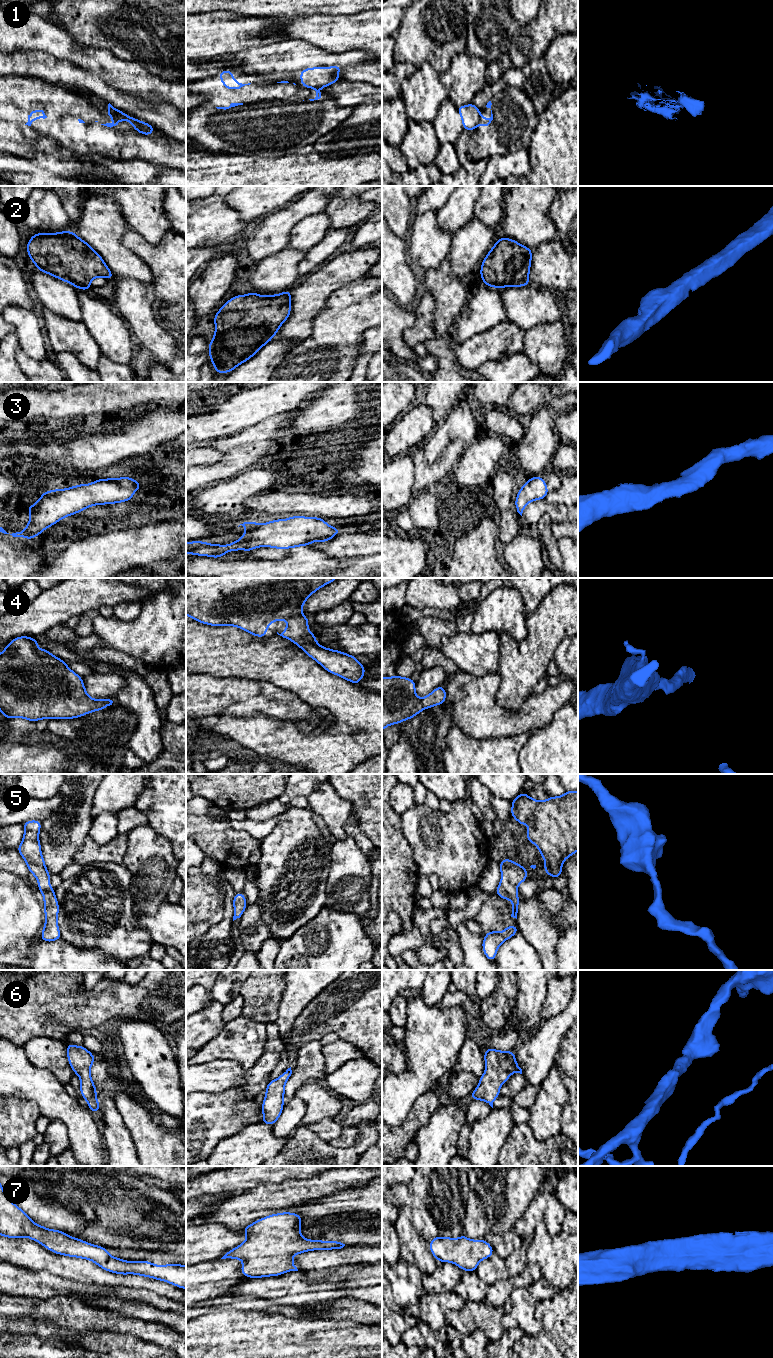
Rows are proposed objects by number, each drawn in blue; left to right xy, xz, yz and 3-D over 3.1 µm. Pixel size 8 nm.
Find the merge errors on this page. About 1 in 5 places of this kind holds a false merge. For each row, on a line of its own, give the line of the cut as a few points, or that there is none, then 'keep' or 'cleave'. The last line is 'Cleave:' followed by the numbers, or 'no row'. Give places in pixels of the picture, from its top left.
1: cut xy (114, 116), (128, 116), (132, 120); cleave
2: cut none; keep
3: cut none; keep
4: cut none; keep
5: cut none; keep
6: cut none; keep
7: cut none; keep
Cleave: 1

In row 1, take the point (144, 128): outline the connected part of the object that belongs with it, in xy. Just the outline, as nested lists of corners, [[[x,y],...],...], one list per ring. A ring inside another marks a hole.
[[[109,103],[109,104],[108,104],[108,108],[107,108],[107,110],[106,110],[106,114],[107,114],[107,115],[108,115],[108,116],[110,116],[110,117],[115,117],[115,116],[117,116],[117,115],[118,115],[118,116],[127,116],[127,117],[129,117],[129,118],[131,118],[131,119],[132,119],[132,121],[131,121],[131,122],[130,122],[130,121],[128,121],[128,120],[125,120],[125,119],[122,119],[122,120],[125,120],[125,121],[128,121],[128,122],[130,122],[130,123],[131,123],[131,124],[132,124],[132,126],[133,126],[133,128],[134,128],[134,130],[136,130],[136,131],[138,131],[138,132],[139,132],[139,133],[140,133],[140,134],[144,134],[144,135],[148,135],[148,136],[150,136],[150,135],[152,135],[152,134],[153,134],[153,131],[154,131],[154,129],[155,129],[155,127],[154,127],[154,126],[152,126],[152,125],[150,125],[150,124],[148,124],[148,123],[145,123],[145,122],[142,122],[142,121],[140,121],[140,120],[138,120],[138,119],[136,119],[136,118],[134,118],[134,117],[131,117],[131,116],[129,116],[129,115],[127,115],[127,114],[125,114],[125,113],[124,113],[124,112],[122,112],[122,111],[120,111],[120,110],[118,110],[118,109],[116,109],[116,108],[114,108],[114,107],[113,107],[113,106],[112,106],[112,105],[111,105],[111,104],[110,104],[110,103]],[[119,120],[119,121],[122,121],[122,120]]]

